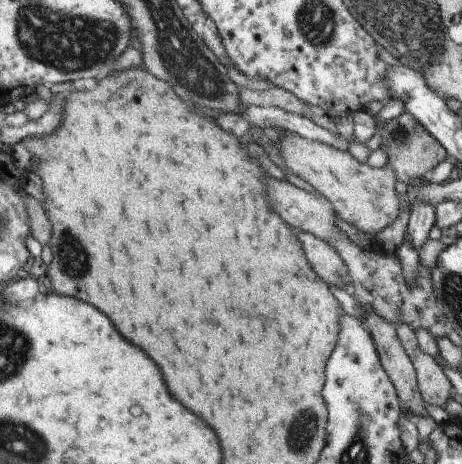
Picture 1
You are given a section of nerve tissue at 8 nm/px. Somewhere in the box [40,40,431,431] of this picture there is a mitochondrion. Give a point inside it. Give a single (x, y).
(73, 253)

